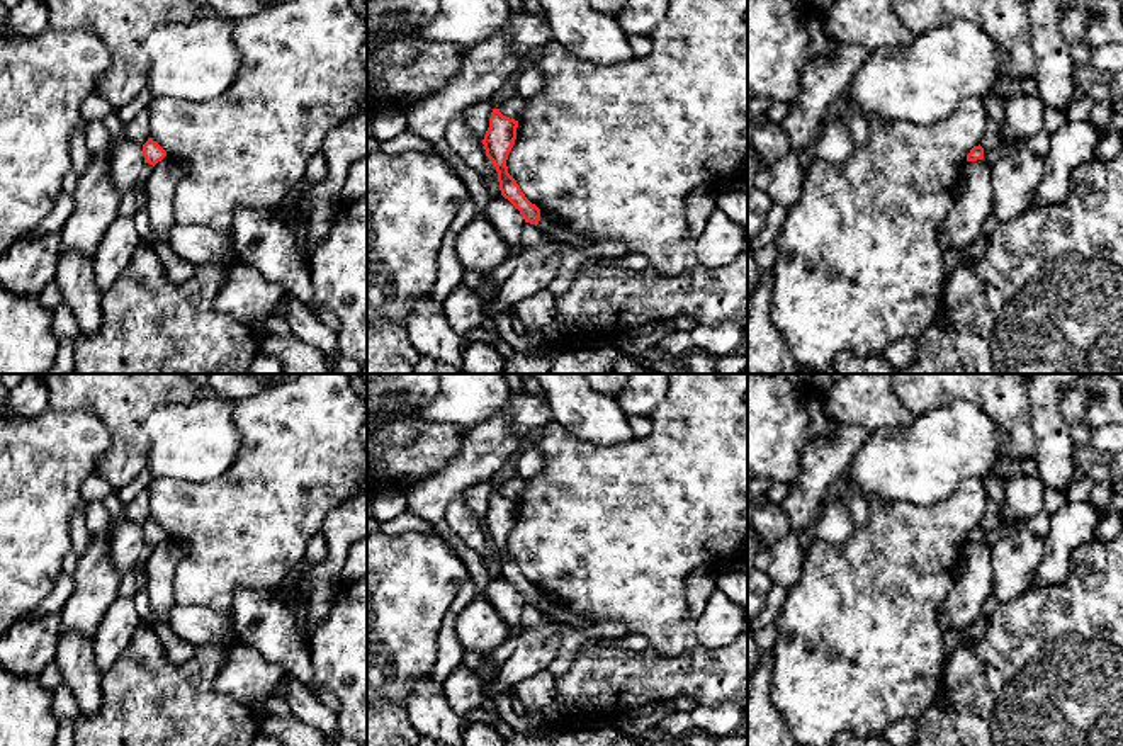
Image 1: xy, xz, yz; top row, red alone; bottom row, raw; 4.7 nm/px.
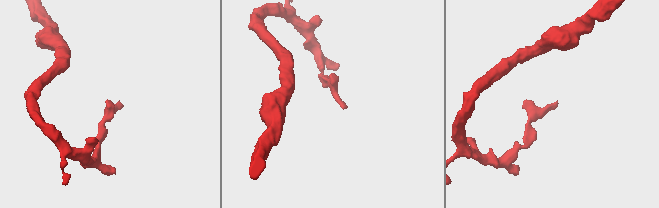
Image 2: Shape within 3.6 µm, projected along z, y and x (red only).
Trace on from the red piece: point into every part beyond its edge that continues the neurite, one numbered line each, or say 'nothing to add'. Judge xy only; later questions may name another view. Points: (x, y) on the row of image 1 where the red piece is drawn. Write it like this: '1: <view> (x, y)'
nothing to add

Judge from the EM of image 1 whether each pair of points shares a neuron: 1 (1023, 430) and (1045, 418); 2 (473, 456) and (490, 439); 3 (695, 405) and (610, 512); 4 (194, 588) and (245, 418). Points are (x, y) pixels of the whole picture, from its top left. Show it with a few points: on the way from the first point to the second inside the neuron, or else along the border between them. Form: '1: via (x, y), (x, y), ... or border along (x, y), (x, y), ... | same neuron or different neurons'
1: border along (1027, 391), (1035, 437), (1035, 457) | different neurons
2: via (476, 452), (486, 442) | same neuron
3: via (690, 432), (637, 485) | same neuron
4: via (228, 546), (237, 529), (260, 505), (262, 461) | same neuron

